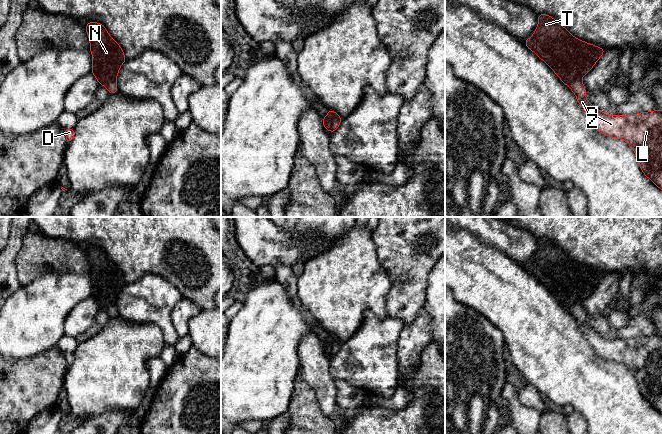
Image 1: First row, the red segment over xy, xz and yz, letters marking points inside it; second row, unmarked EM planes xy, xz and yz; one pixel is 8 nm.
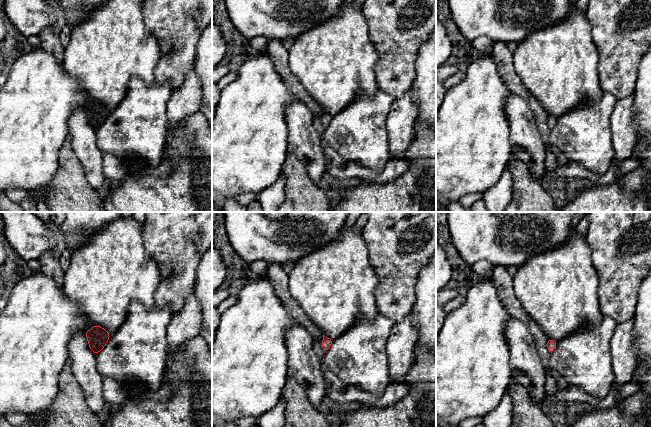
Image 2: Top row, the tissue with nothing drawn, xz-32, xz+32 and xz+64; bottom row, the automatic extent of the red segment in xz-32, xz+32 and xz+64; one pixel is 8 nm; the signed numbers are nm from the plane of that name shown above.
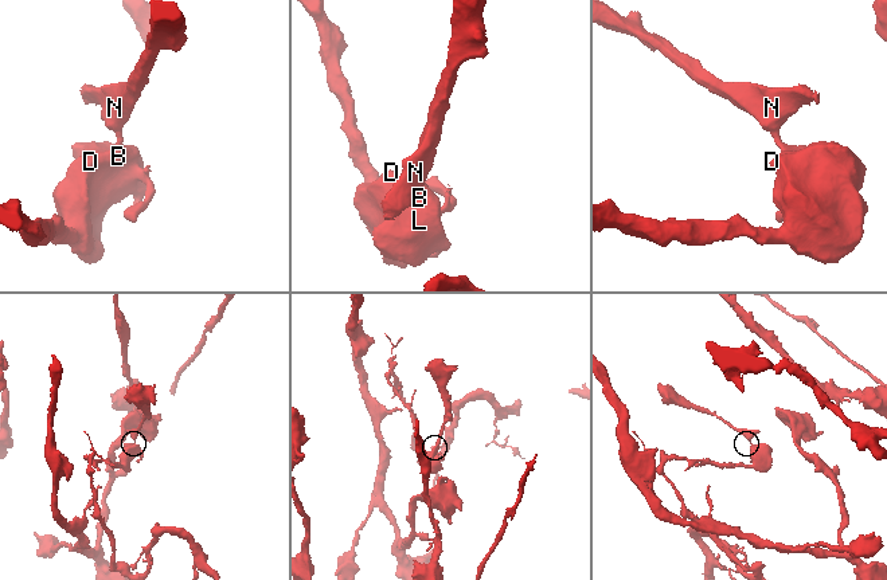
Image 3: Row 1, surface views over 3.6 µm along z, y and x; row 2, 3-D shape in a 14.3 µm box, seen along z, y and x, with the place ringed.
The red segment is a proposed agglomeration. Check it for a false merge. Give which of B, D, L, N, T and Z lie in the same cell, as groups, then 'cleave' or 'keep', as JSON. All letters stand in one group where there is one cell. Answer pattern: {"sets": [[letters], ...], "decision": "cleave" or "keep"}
{"sets": [["B", "D", "L", "N", "T", "Z"]], "decision": "keep"}

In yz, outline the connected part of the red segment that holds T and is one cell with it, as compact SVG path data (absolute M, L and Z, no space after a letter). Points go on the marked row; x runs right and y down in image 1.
M538 14L538 25L524 44L542 59L575 94L594 128L609 137L625 140L635 152L643 174L662 190L662 109L638 114L608 115L590 104L581 82L606 51L574 37L565 27L547 14Z

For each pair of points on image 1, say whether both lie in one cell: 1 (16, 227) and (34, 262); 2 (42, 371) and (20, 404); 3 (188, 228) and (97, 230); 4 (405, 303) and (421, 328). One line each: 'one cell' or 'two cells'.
1: two cells
2: one cell
3: one cell
4: two cells

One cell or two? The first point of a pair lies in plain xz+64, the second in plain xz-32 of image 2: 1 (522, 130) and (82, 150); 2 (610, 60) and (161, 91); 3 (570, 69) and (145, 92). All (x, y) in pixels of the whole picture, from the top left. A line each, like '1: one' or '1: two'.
1: one
2: two
3: two

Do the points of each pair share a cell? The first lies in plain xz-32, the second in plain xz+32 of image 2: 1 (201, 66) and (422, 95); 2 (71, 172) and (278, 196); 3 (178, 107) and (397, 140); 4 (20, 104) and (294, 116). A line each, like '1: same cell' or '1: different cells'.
1: same cell
2: different cells
3: same cell
4: different cells

